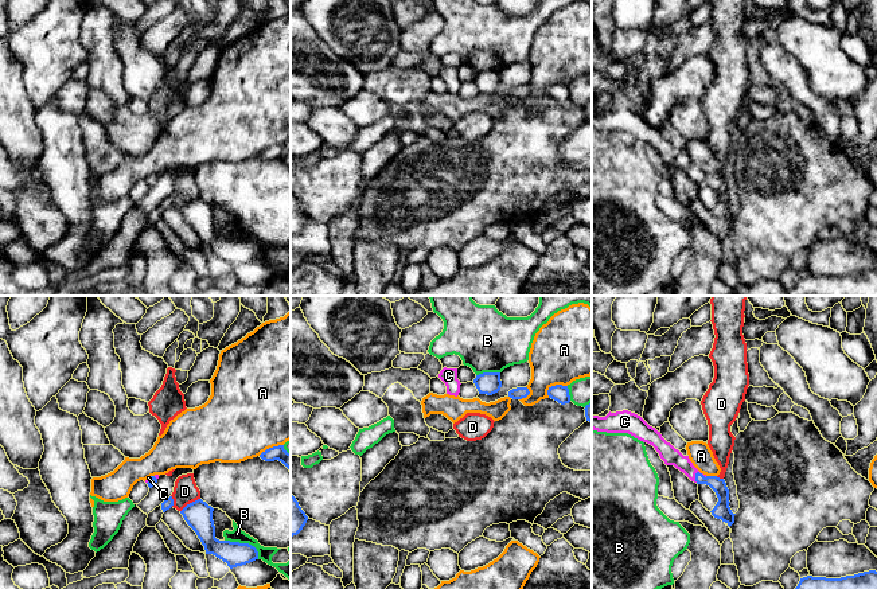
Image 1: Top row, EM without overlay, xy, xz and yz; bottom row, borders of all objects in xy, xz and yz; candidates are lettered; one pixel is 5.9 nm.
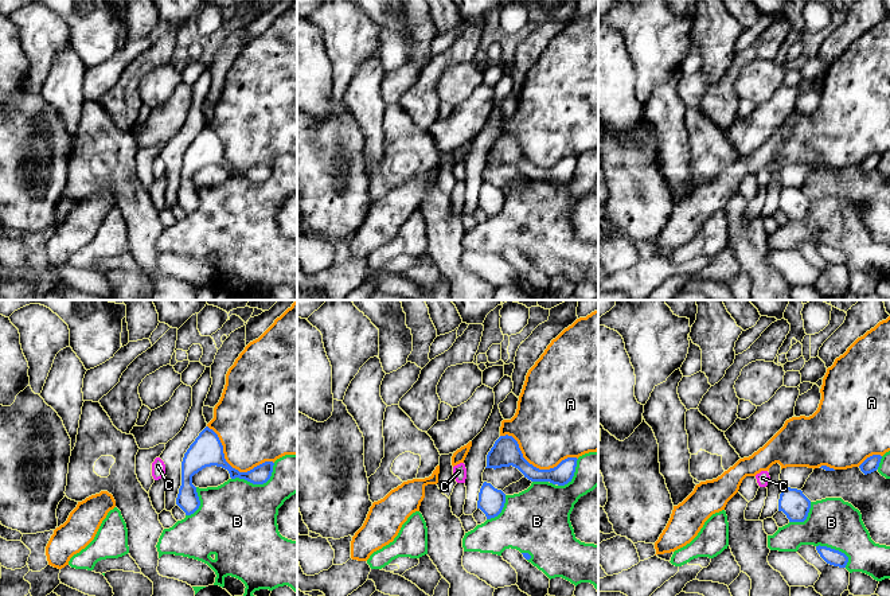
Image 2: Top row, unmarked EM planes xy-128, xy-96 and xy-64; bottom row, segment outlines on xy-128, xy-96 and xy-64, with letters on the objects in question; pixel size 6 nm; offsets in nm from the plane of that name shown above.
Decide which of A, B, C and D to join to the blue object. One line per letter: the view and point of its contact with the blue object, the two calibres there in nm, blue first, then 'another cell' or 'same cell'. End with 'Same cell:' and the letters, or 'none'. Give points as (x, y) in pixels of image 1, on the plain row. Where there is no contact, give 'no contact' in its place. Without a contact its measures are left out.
A: contact xz (553, 85); calibres 100 and 400 nm; another cell
B: contact xy (245, 242); calibres 150 and 80 nm; another cell
C: contact yz (697, 171); calibres 90 and 110 nm; same cell
D: contact xy (190, 202); calibres 160 and 140 nm; another cell
Same cell: C

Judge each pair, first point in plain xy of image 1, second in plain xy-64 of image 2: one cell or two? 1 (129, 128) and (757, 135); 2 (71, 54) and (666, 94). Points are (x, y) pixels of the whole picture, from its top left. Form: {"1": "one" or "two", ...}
{"1": "one", "2": "two"}

